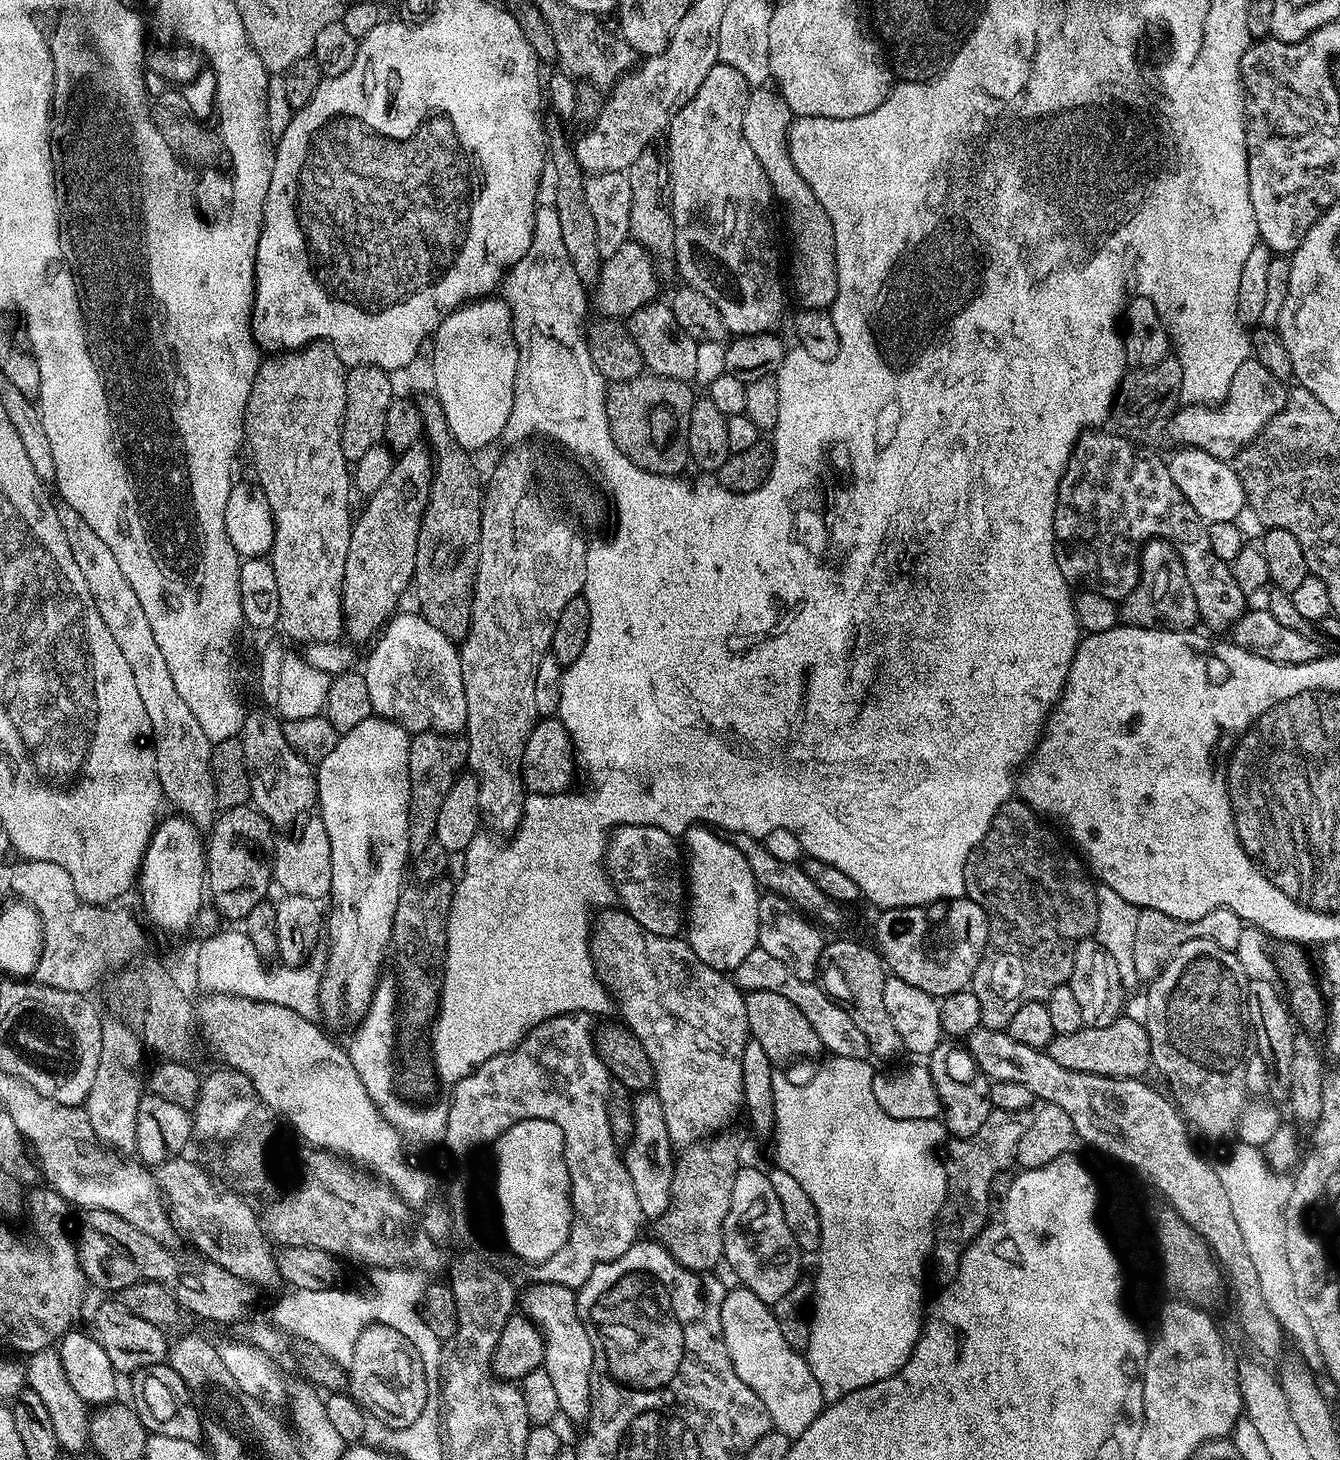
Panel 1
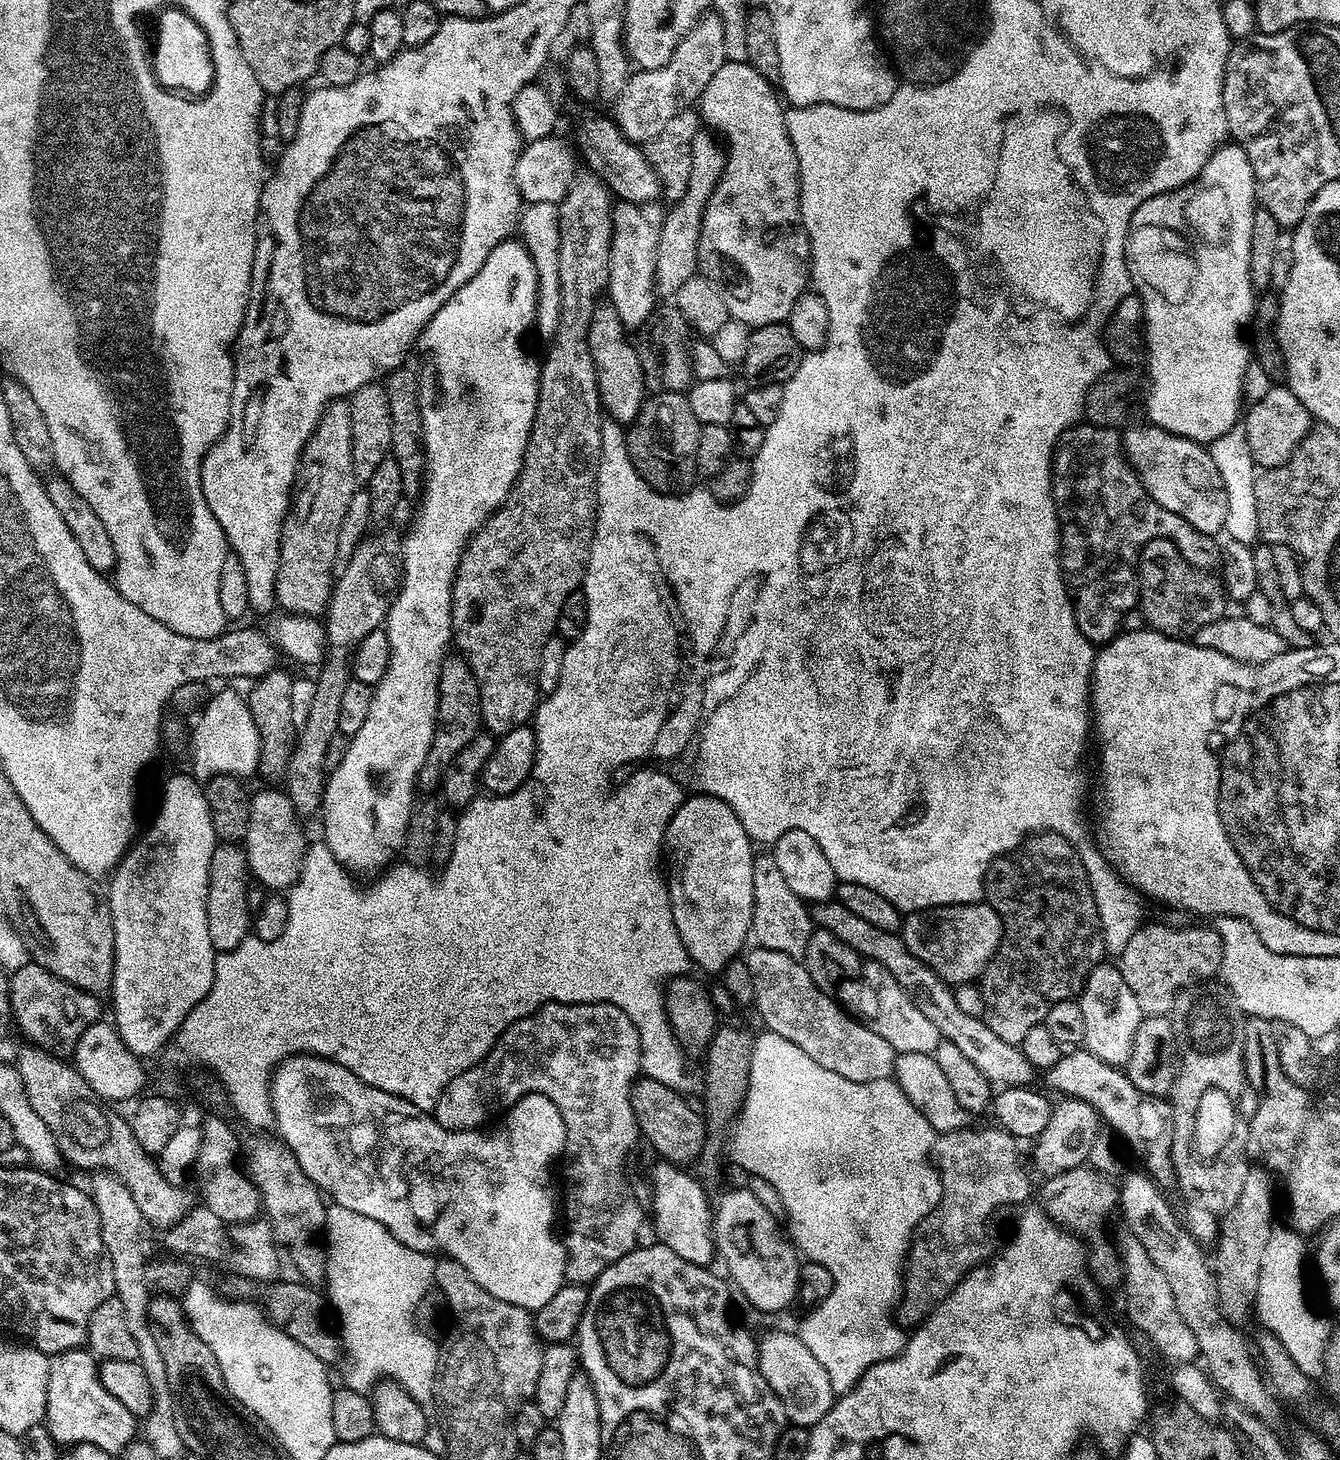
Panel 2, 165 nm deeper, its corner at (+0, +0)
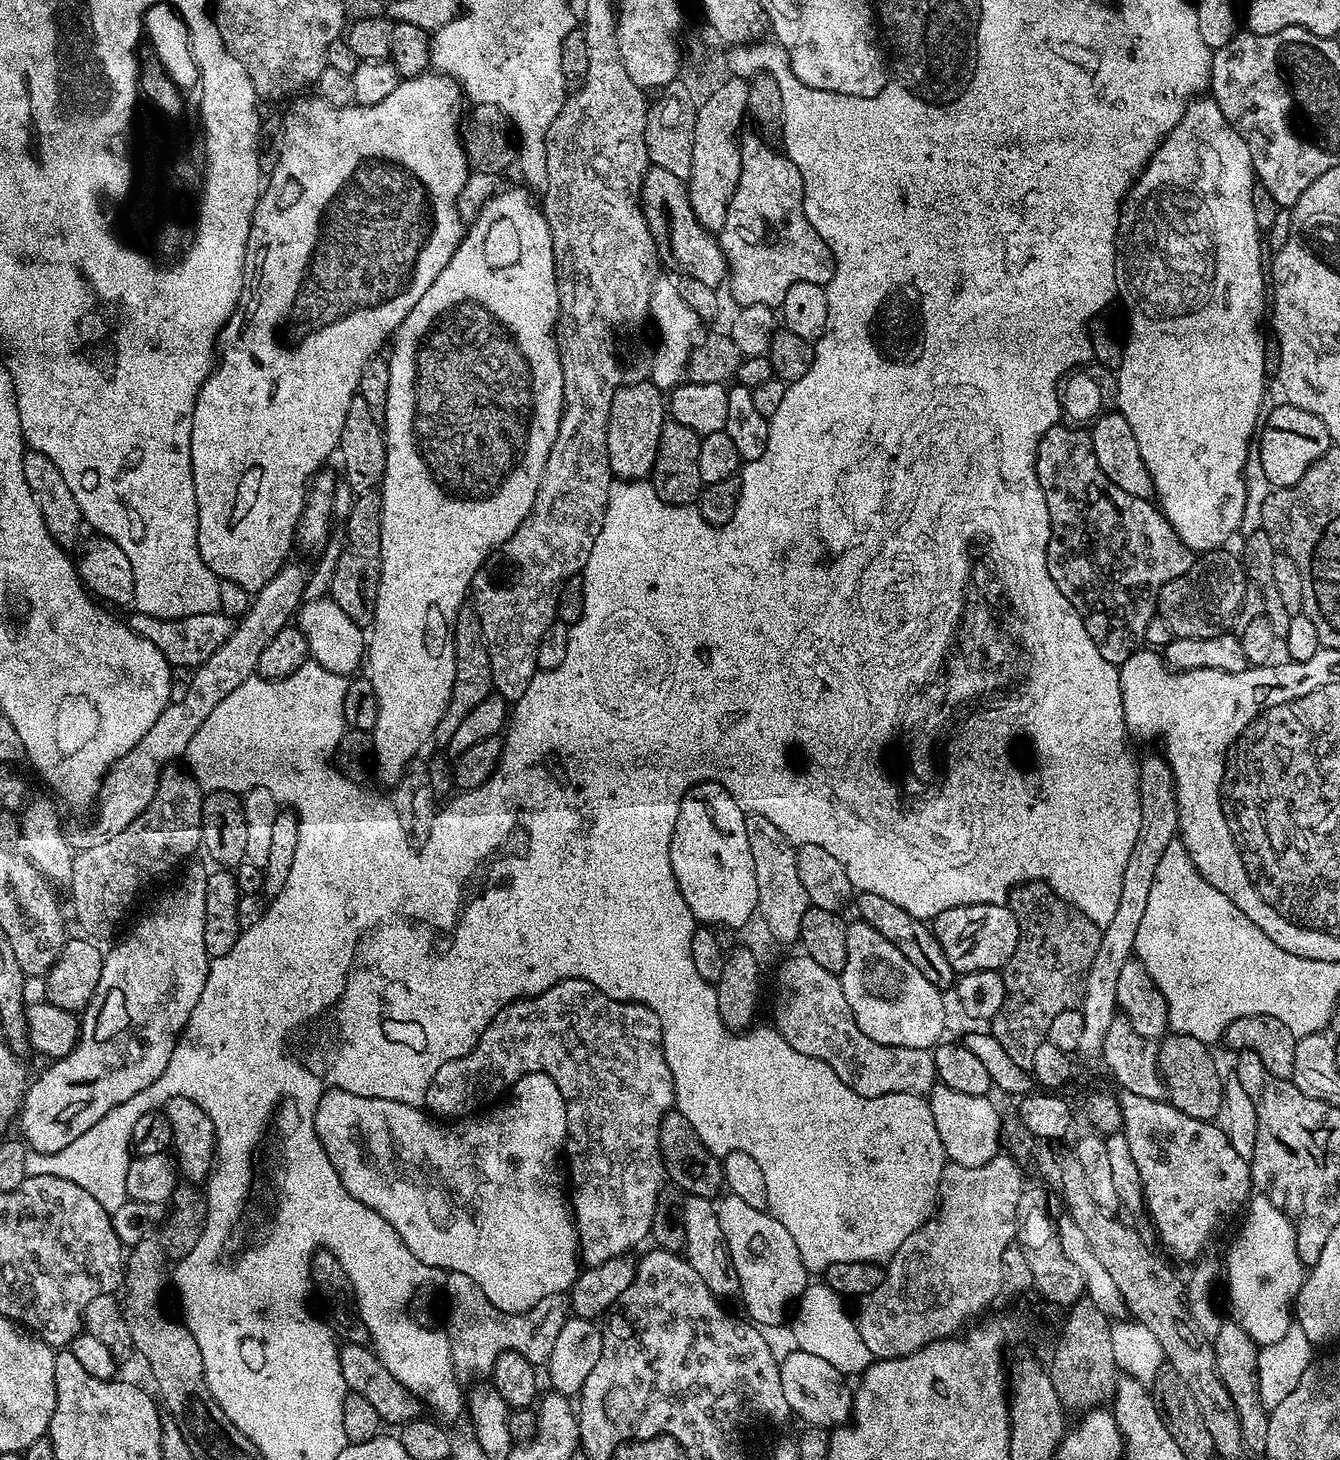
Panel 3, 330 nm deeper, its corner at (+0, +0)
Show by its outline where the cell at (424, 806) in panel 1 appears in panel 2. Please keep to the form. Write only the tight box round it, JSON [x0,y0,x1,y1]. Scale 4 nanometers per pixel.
[418,654,481,793]

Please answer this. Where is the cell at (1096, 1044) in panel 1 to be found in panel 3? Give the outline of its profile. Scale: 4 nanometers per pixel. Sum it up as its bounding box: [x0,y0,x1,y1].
[1154,1034,1226,1121]

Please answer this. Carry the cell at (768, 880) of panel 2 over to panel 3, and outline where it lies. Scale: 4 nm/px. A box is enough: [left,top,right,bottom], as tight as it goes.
[746,815,810,944]

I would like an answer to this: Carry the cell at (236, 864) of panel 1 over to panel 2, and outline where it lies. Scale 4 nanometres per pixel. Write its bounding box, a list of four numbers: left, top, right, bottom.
[206,842,254,954]

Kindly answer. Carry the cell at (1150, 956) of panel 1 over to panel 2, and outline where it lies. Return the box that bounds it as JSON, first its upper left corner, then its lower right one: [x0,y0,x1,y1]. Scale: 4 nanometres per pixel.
[1118,923,1224,1016]

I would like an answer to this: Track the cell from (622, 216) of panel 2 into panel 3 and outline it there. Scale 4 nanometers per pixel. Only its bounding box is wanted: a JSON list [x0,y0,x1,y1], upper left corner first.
[648,274,702,390]

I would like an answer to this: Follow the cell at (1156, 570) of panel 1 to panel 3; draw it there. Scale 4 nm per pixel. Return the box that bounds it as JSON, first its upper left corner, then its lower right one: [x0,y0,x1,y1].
[1156,550,1246,638]

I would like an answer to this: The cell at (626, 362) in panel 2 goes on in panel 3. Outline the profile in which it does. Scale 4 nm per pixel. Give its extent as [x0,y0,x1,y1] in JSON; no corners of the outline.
[606,382,666,481]

